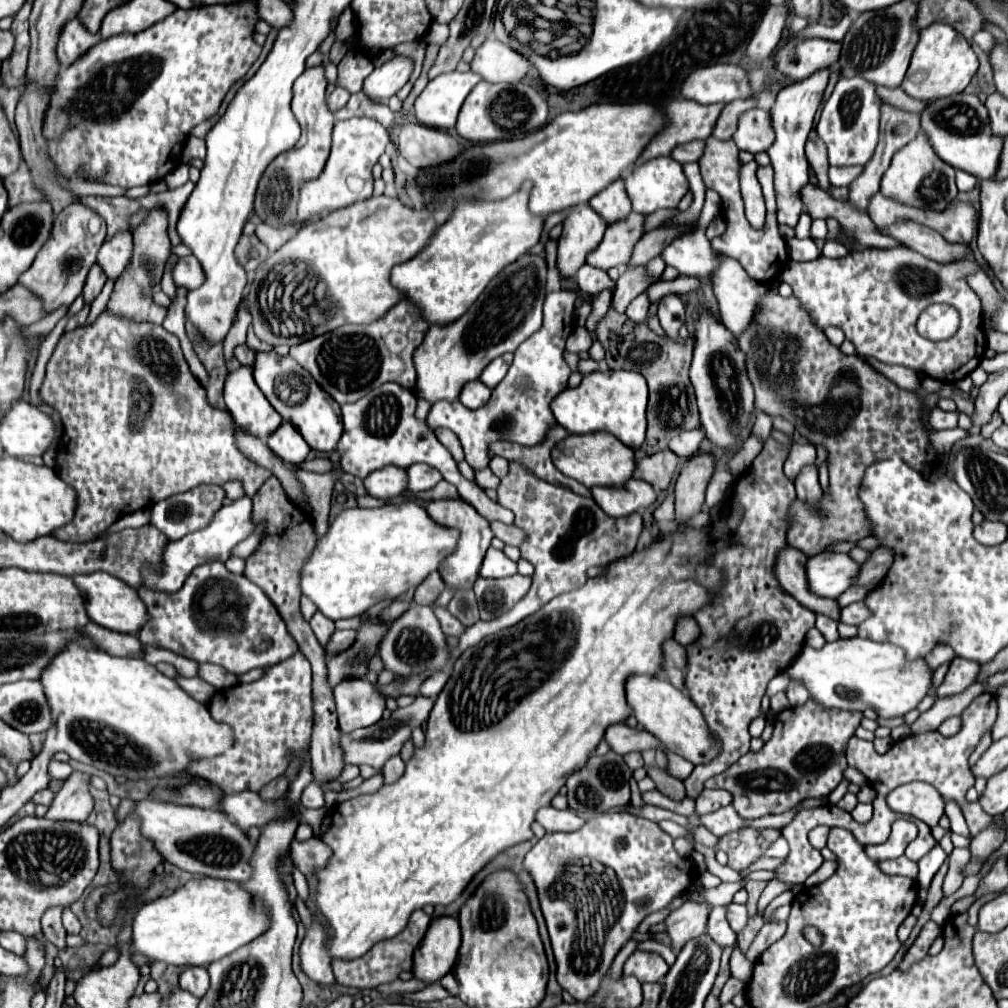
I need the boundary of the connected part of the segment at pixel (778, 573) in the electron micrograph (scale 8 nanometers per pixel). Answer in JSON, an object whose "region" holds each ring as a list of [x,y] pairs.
{"region":[[[785,545],[777,553],[777,561],[773,565],[773,573],[781,587],[795,597],[801,605],[809,607],[815,613],[825,613],[833,619],[839,619],[839,609],[833,599],[823,599],[817,595],[811,595],[807,591],[807,581],[805,581],[805,563],[807,555],[803,551],[797,551],[791,545]]]}

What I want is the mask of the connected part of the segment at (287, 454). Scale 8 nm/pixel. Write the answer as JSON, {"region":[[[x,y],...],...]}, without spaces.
{"region":[[[281,423],[281,427],[267,439],[267,447],[285,463],[303,463],[311,451],[303,435],[291,423]]]}

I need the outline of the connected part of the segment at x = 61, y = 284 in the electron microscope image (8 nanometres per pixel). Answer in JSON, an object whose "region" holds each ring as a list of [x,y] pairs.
{"region":[[[81,203],[67,205],[59,215],[55,215],[51,239],[37,253],[37,259],[19,277],[19,283],[31,289],[41,301],[47,313],[57,311],[59,307],[69,307],[81,293],[87,273],[97,259],[97,251],[105,241],[105,221]]]}

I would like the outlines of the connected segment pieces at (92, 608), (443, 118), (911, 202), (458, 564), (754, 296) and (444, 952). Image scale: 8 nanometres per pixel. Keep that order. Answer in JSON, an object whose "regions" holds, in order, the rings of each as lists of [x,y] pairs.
{"regions":[[[[105,571],[75,575],[71,579],[85,599],[85,609],[87,609],[87,615],[91,621],[99,623],[101,627],[113,629],[117,633],[139,633],[139,629],[145,625],[145,621],[147,621],[145,603],[139,599],[139,595],[125,581],[113,577]]],[[[451,71],[431,79],[415,101],[417,121],[421,125],[429,125],[435,129],[455,127],[457,113],[465,97],[479,81],[481,77],[473,71],[467,73]]],[[[919,133],[913,141],[907,143],[907,147],[899,149],[893,155],[889,169],[885,171],[885,175],[881,179],[881,195],[889,197],[889,199],[897,199],[899,203],[905,203],[909,207],[943,211],[957,197],[955,169],[951,165],[943,163],[941,159],[937,159],[927,137],[923,133]]],[[[441,499],[441,501],[431,501],[427,505],[427,513],[429,517],[447,529],[457,529],[459,531],[459,541],[453,549],[453,553],[449,557],[445,557],[445,561],[441,561],[439,573],[445,581],[445,585],[453,591],[463,591],[463,589],[471,589],[473,583],[479,577],[479,569],[485,557],[485,551],[489,549],[489,543],[493,539],[493,533],[489,529],[489,523],[485,519],[481,519],[481,515],[463,499]]],[[[715,253],[715,255],[719,259],[719,267],[709,275],[709,281],[711,281],[713,293],[719,303],[721,321],[733,335],[741,335],[749,327],[749,323],[753,323],[753,317],[757,315],[757,311],[761,307],[761,299],[767,293],[767,285],[751,279],[747,275],[747,271],[741,267],[741,263],[737,263],[735,259],[721,255],[721,253]]],[[[455,917],[433,919],[429,931],[413,955],[413,977],[425,985],[441,981],[441,977],[453,969],[459,955],[459,945],[459,921]]]]}

